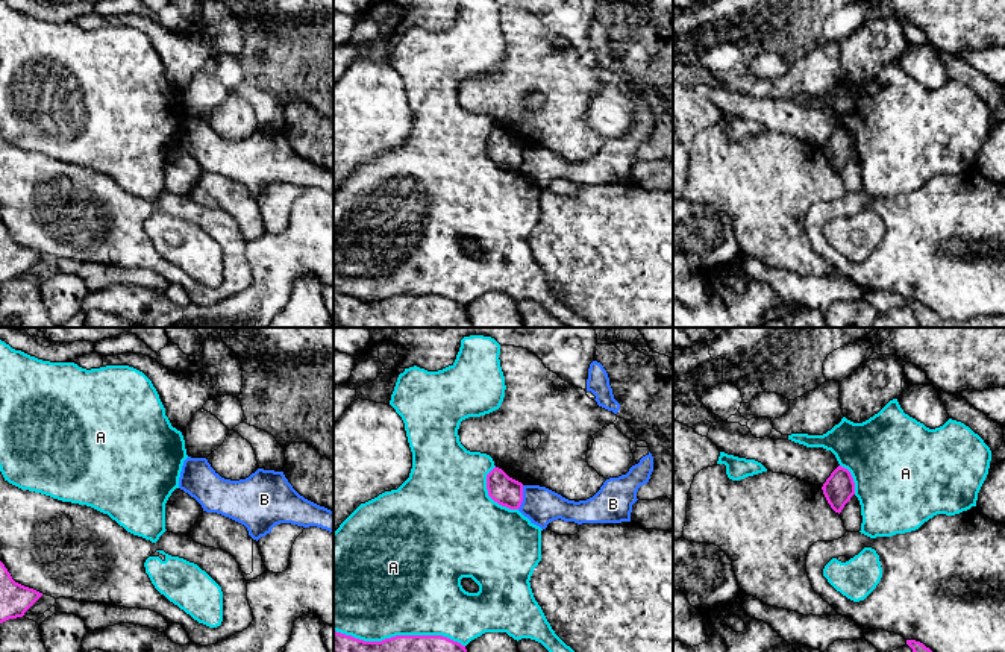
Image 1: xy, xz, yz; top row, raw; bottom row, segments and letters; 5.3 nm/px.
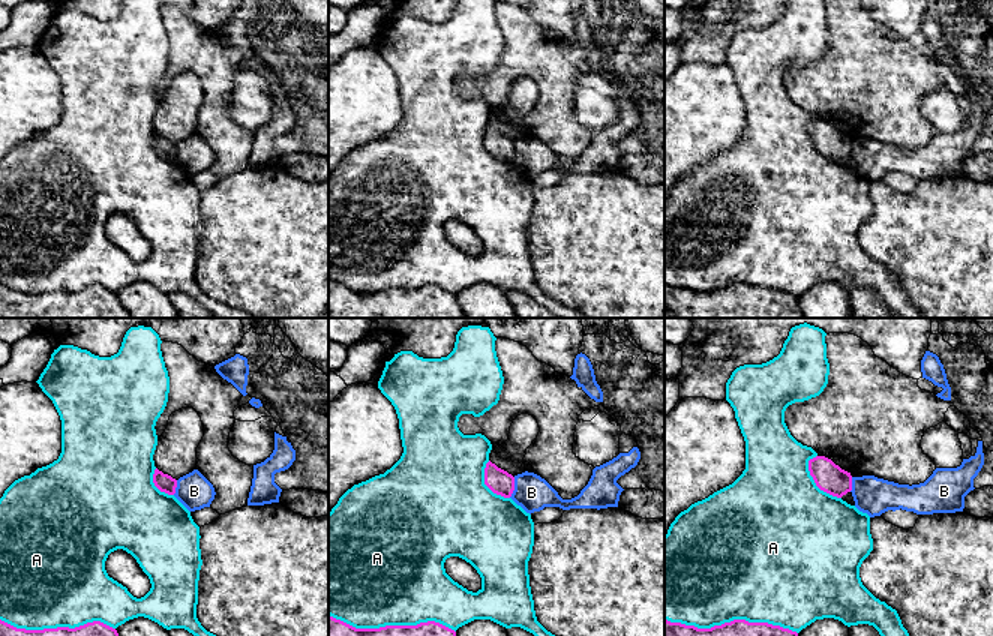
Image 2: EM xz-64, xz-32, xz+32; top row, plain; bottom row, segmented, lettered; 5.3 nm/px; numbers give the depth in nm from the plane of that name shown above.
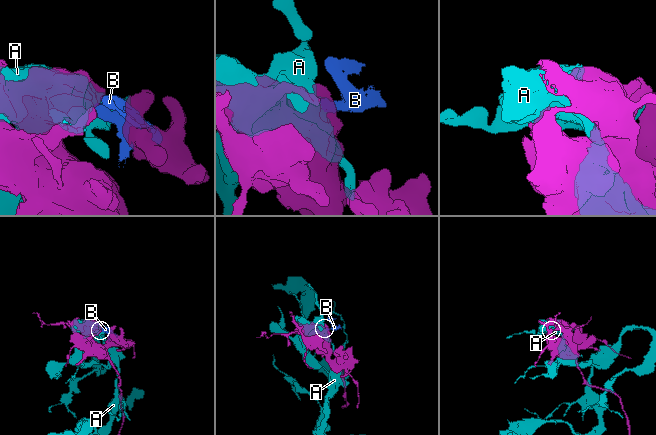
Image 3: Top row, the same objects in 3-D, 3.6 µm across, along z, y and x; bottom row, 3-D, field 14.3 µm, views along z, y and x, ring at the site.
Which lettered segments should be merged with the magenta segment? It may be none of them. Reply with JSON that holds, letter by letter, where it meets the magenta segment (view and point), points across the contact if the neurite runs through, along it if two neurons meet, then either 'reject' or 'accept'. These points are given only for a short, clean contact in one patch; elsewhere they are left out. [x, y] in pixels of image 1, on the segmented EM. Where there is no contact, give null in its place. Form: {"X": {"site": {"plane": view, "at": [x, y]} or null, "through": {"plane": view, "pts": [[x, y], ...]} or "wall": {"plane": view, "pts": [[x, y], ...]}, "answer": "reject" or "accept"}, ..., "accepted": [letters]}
{"A": {"site": {"plane": "xz", "at": [399, 636]}, "answer": "reject"}, "B": {"site": {"plane": "xz", "at": [522, 498]}, "wall": {"plane": "xz", "pts": [[523, 485], [523, 501], [517, 508]]}, "answer": "reject"}, "accepted": []}

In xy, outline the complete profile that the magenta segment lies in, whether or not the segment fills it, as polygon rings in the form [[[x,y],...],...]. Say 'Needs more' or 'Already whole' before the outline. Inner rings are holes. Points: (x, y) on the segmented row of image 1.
Already whole. [[[0,561],[0,623],[23,617],[42,593],[15,582]]]

